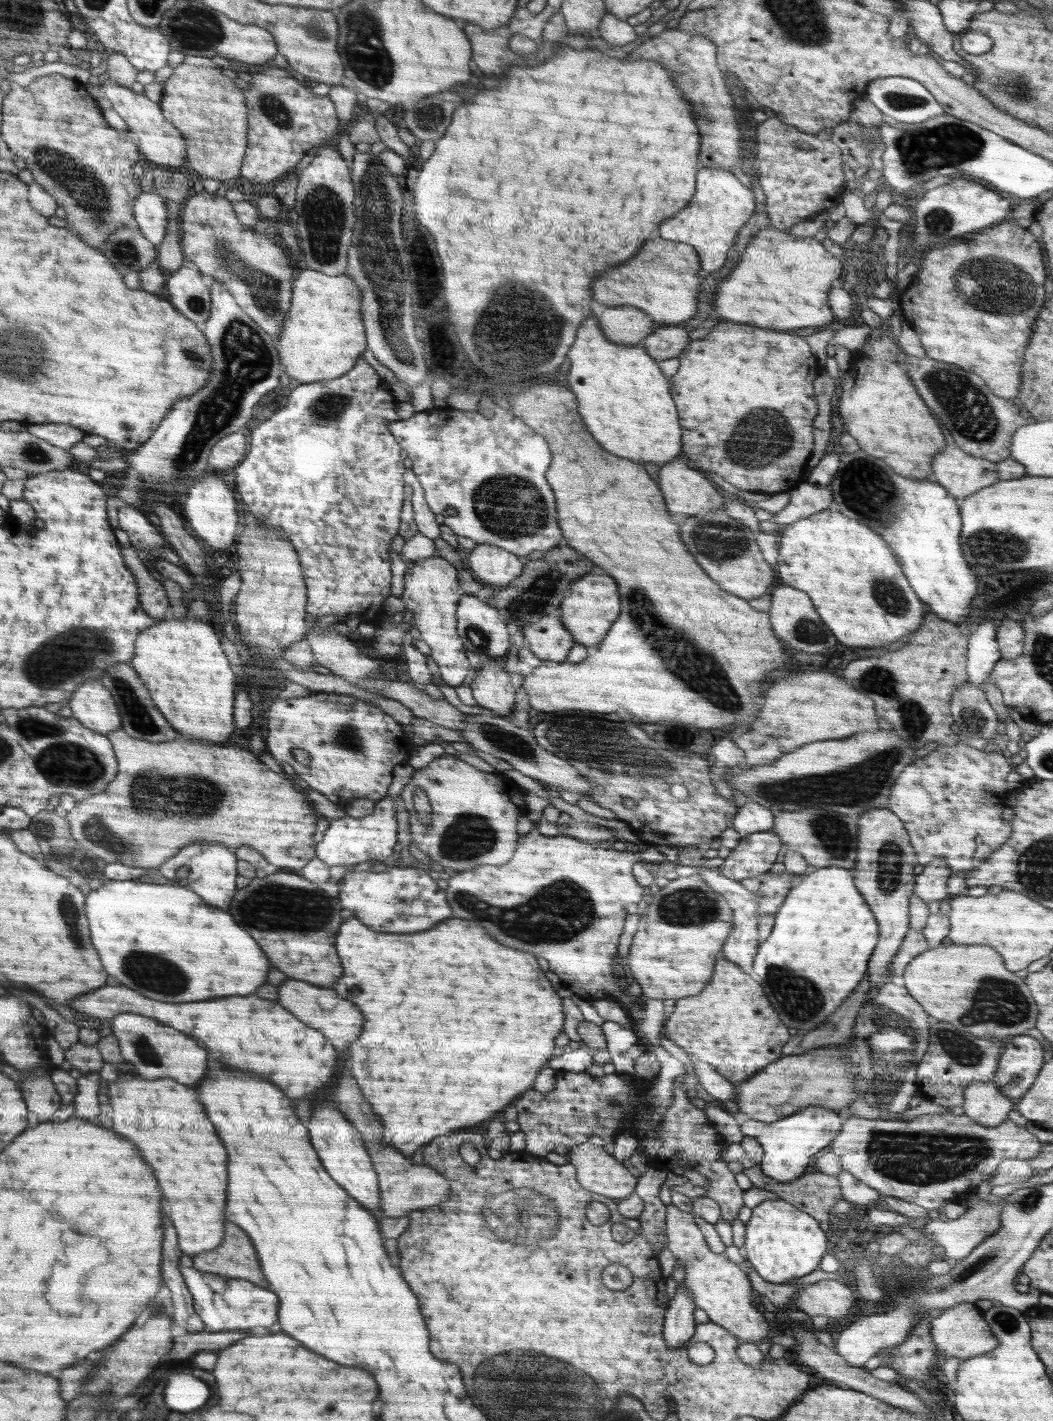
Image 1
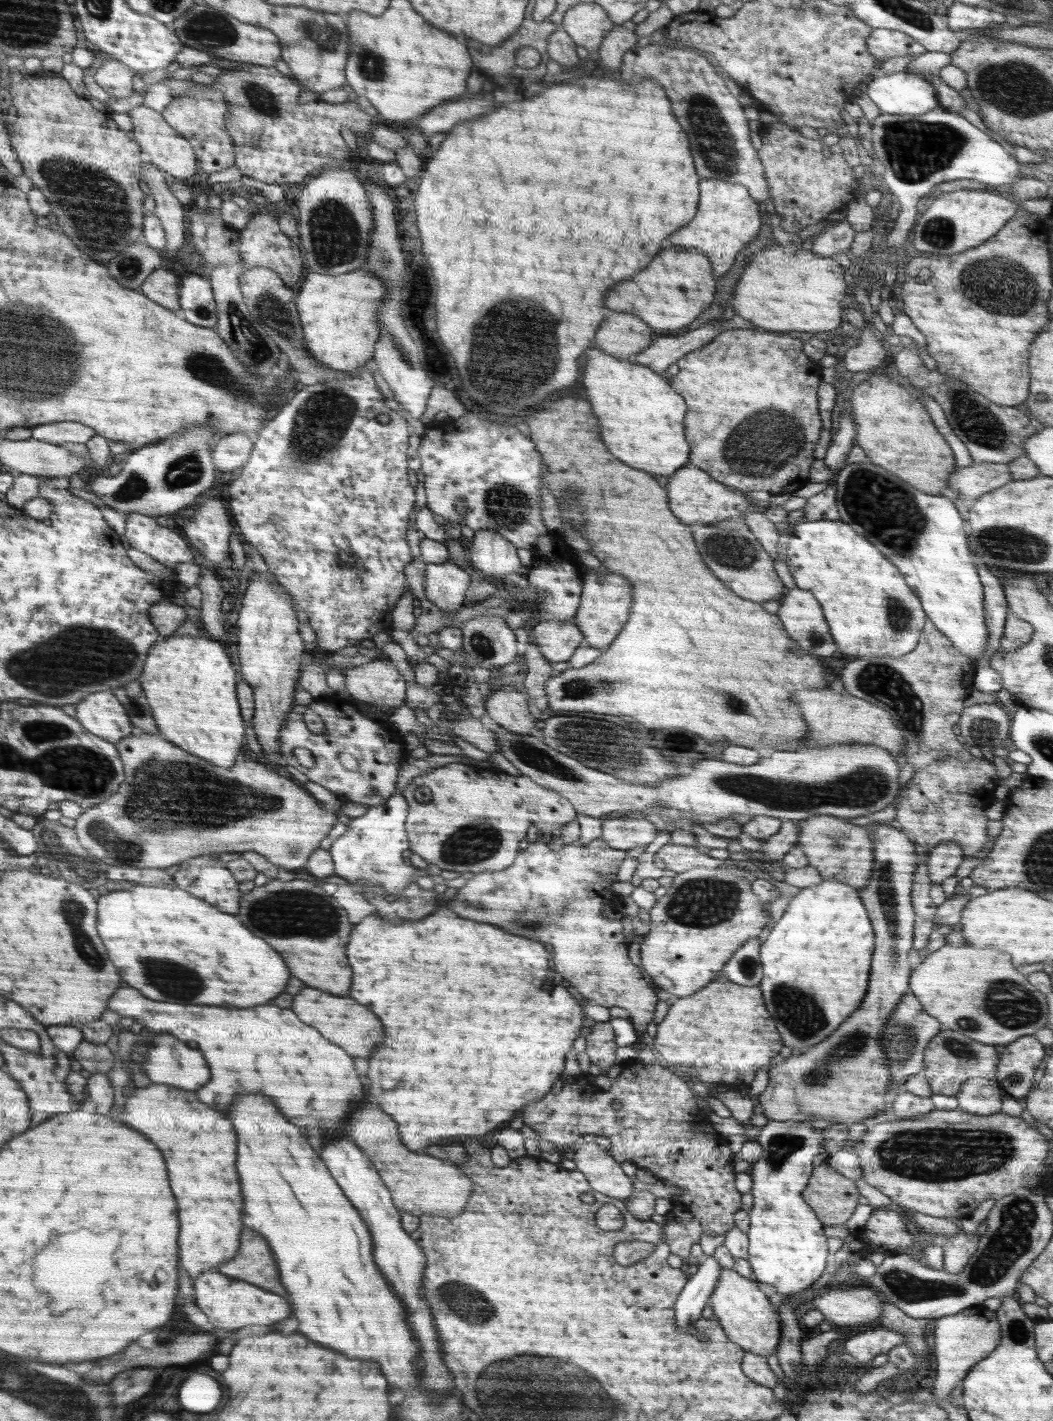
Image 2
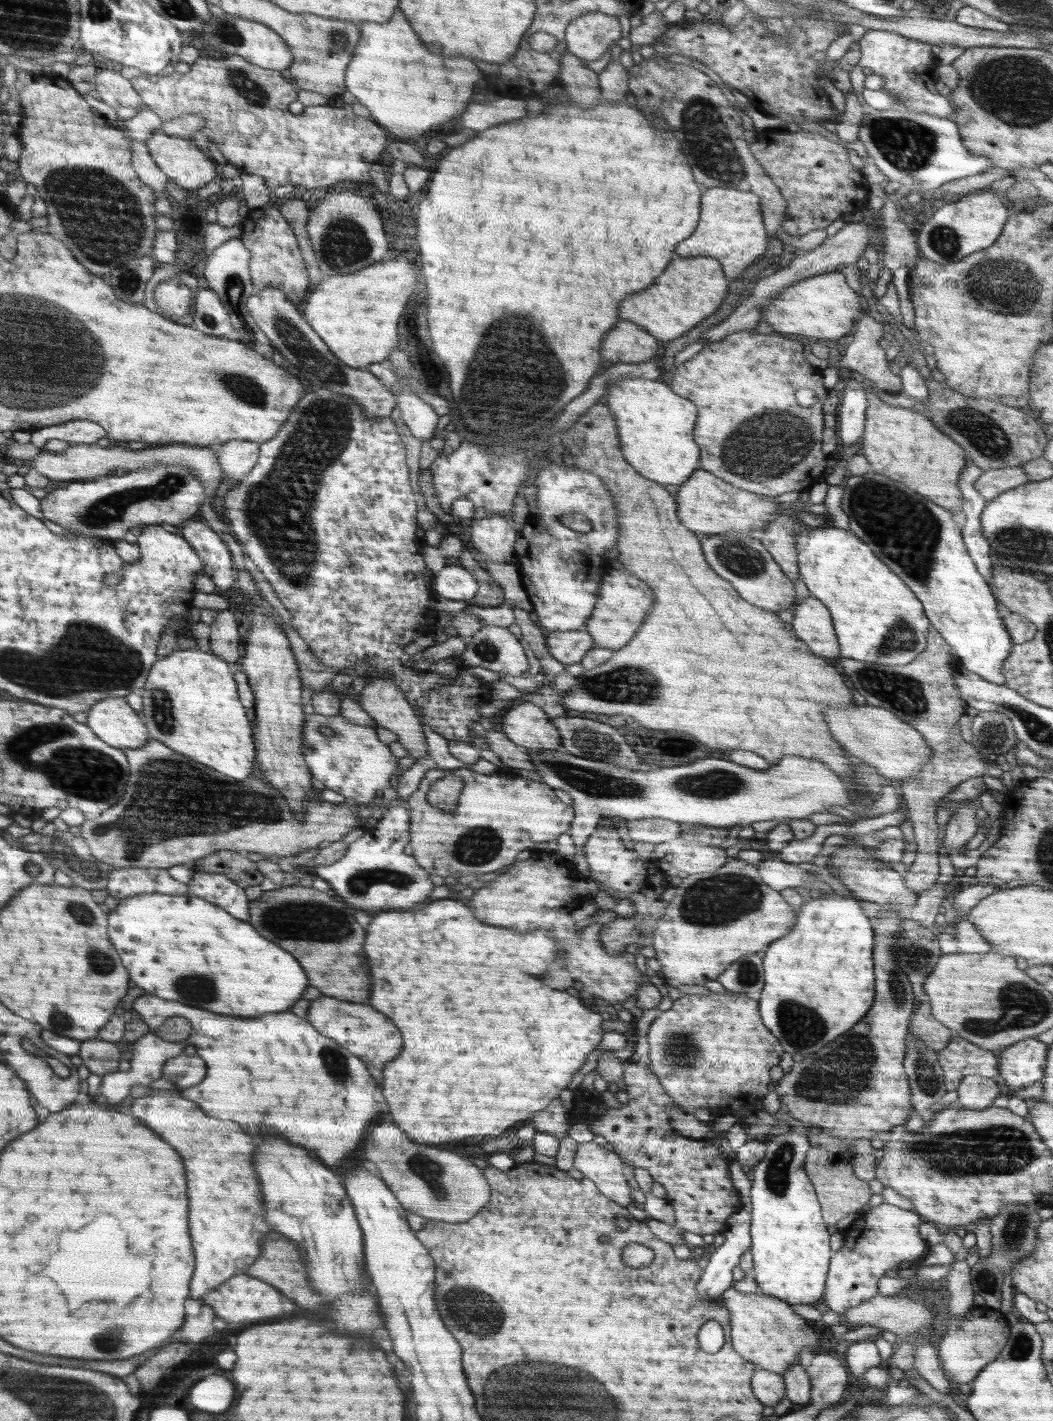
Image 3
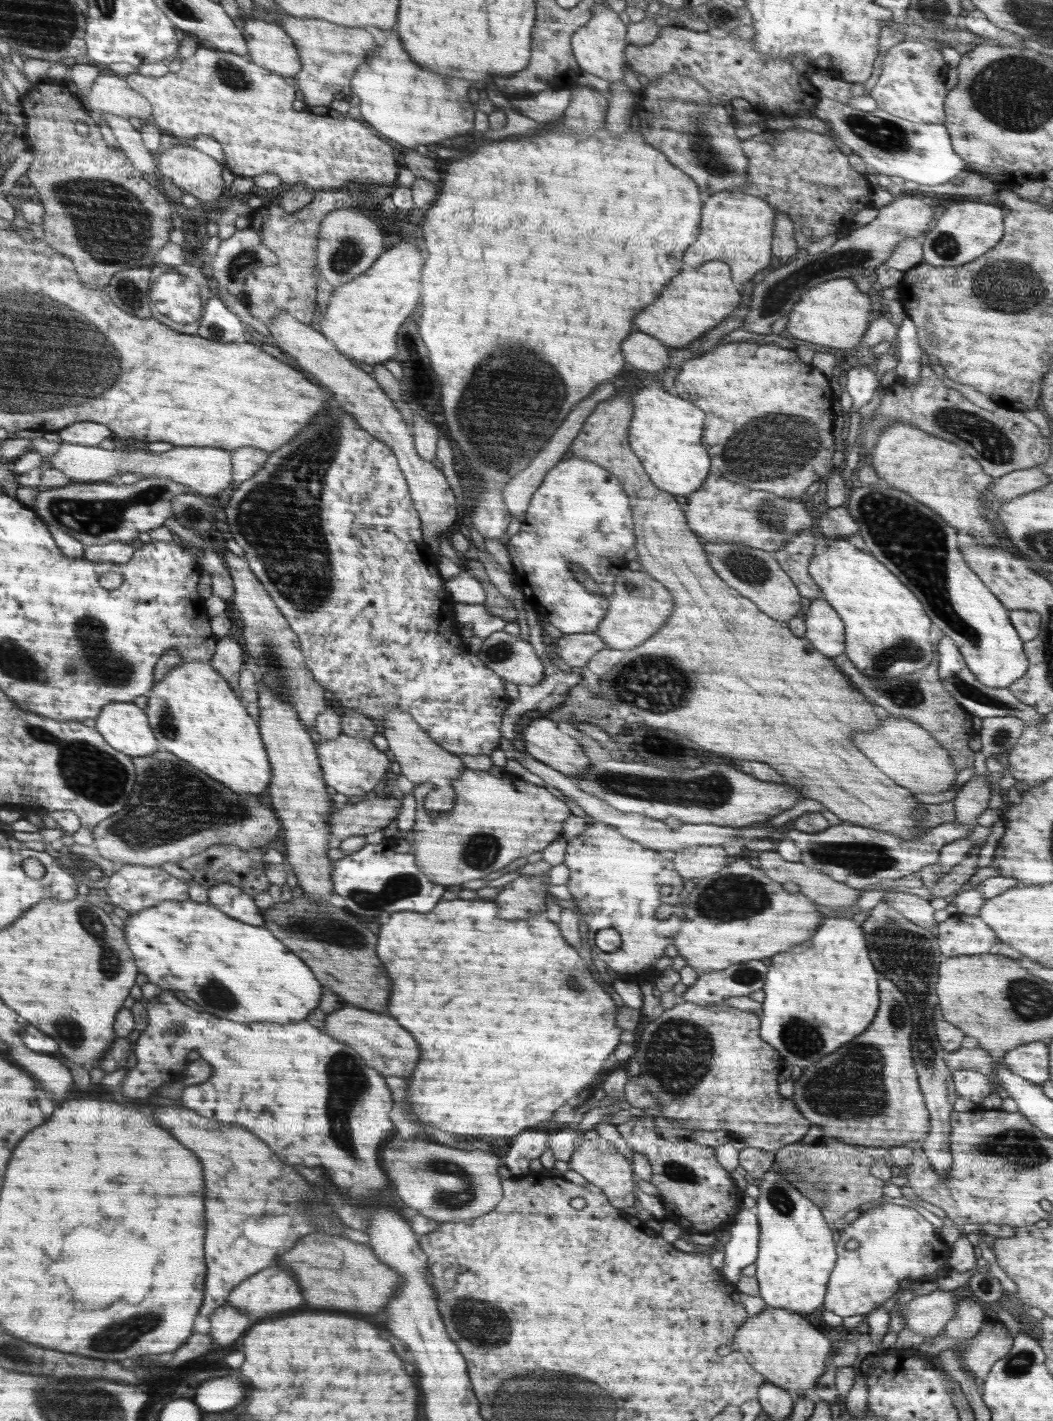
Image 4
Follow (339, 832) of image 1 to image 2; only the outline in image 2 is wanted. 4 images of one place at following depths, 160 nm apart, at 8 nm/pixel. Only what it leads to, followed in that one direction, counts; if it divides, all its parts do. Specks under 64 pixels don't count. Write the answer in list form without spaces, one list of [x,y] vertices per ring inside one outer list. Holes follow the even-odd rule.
[[[395,790],[392,797],[383,805],[368,807],[363,816],[351,818],[352,821],[347,825],[348,831],[334,840],[329,849],[334,865],[333,874],[344,878],[358,889],[379,884],[386,894],[404,892],[411,882],[416,881],[414,869],[411,869],[402,858],[402,852],[408,850],[409,838],[406,838],[404,830],[408,813],[409,808],[404,794],[400,793],[400,790]]]

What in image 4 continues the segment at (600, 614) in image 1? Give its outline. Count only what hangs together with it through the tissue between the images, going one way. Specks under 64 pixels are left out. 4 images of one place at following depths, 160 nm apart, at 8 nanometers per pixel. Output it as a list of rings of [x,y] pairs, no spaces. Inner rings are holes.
[[[624,570],[624,574],[620,574],[620,590],[615,592],[616,598],[611,598],[609,612],[599,625],[600,630],[597,628],[595,633],[603,638],[606,646],[616,650],[632,650],[634,646],[646,642],[664,626],[674,606],[670,592],[646,572]]]

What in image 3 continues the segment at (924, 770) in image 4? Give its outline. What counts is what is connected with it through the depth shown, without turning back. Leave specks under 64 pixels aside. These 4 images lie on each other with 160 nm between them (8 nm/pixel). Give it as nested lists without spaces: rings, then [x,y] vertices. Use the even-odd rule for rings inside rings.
[[[856,706],[852,710],[826,710],[826,722],[830,726],[832,736],[836,742],[848,750],[852,756],[858,757],[862,762],[874,767],[878,775],[889,782],[896,781],[898,785],[908,781],[910,776],[916,777],[922,765],[931,760],[932,749],[924,737],[907,722],[896,718],[884,708],[876,706]]]

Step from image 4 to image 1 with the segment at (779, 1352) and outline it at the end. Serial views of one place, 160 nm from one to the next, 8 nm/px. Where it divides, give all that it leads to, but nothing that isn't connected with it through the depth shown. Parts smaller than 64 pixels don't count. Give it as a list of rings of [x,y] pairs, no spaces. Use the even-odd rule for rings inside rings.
[[[674,1205],[666,1206],[665,1236],[667,1248],[685,1269],[684,1288],[690,1290],[696,1308],[706,1312],[710,1321],[739,1338],[740,1342],[759,1343],[766,1341],[769,1325],[762,1313],[752,1307],[752,1288],[748,1275],[738,1265],[708,1247],[703,1232],[688,1211],[681,1211]]]

